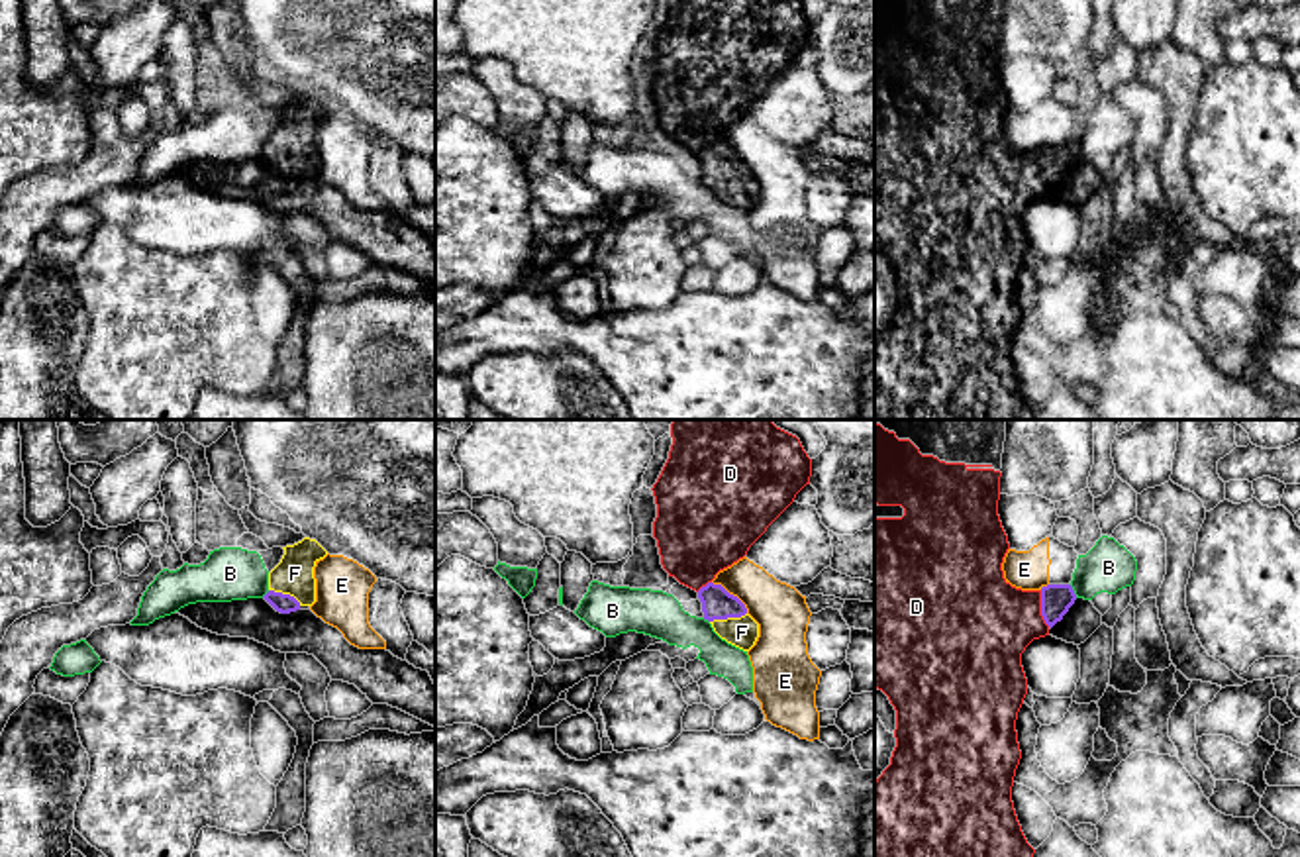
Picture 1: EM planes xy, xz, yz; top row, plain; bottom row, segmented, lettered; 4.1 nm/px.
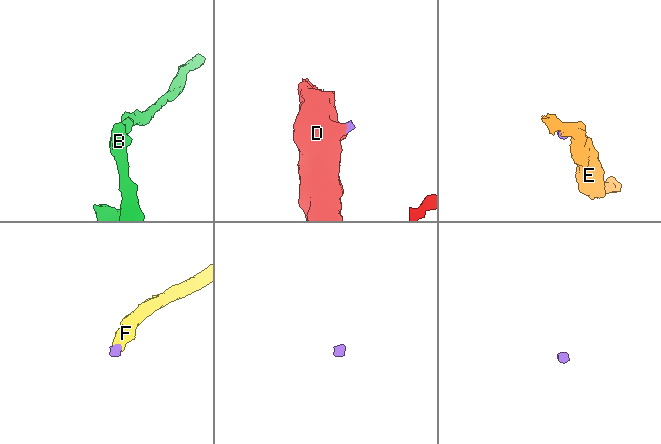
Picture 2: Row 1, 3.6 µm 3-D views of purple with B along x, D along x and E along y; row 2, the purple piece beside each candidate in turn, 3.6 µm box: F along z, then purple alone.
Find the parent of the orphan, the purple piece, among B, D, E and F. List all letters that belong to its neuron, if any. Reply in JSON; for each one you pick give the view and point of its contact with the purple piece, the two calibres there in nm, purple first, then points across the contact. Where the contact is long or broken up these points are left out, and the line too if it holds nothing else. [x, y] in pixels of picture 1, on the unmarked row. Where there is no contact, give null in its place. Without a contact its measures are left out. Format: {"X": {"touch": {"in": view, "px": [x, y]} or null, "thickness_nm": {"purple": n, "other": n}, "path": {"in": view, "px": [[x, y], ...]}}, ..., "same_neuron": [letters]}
{"D": {"touch": {"in": "yz", "px": [1042, 169]}, "thickness_nm": {"purple": 130, "other": 400}, "path": {"in": "yz", "px": [[1055, 159], [1042, 169], [999, 185], [983, 185]]}}, "F": {"touch": {"in": "xz", "px": [728, 177]}, "thickness_nm": {"purple": 130, "other": 130}, "path": {"in": "xz", "px": [[716, 163], [728, 177], [742, 193]]}}, "same_neuron": ["D", "F"]}

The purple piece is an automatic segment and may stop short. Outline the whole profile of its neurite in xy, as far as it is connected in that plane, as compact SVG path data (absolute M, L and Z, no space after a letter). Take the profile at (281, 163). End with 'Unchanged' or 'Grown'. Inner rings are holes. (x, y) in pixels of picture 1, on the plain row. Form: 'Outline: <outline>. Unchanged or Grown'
Outline: M310 98L282 110L280 124L269 133L269 153L263 159L276 173L290 175L316 163L314 127L327 112Z. Grown

